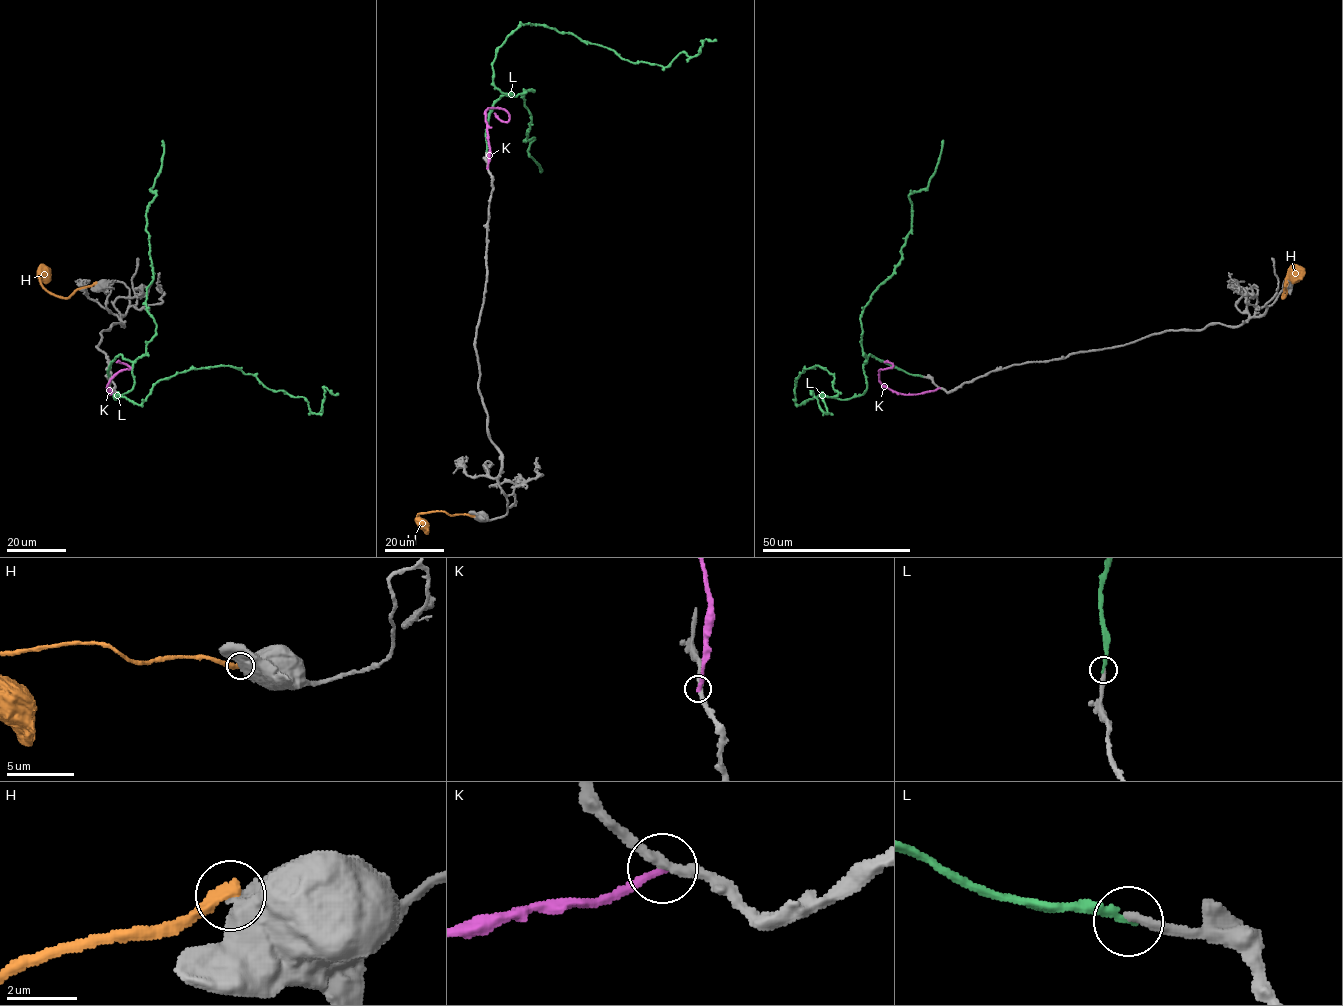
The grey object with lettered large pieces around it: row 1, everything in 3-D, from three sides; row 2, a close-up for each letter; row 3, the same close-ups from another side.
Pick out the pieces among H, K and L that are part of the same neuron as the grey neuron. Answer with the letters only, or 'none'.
L

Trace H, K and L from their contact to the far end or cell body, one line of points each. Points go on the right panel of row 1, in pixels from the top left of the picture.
H: (1287, 283), (1286, 294), (1282, 297), (1286, 279), (1294, 278), (1303, 269)
K: (939, 388), (917, 394), (892, 392), (879, 379), (880, 369), (892, 365), (884, 362)
L: (921, 376), (870, 354), (862, 394), (795, 402), (815, 365), (838, 394), (827, 413), (811, 393)

